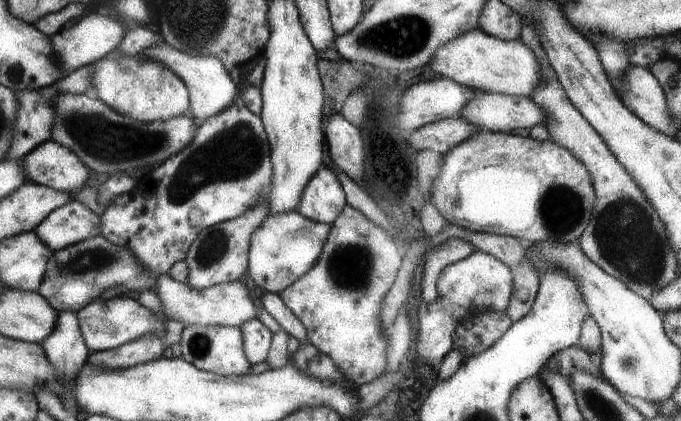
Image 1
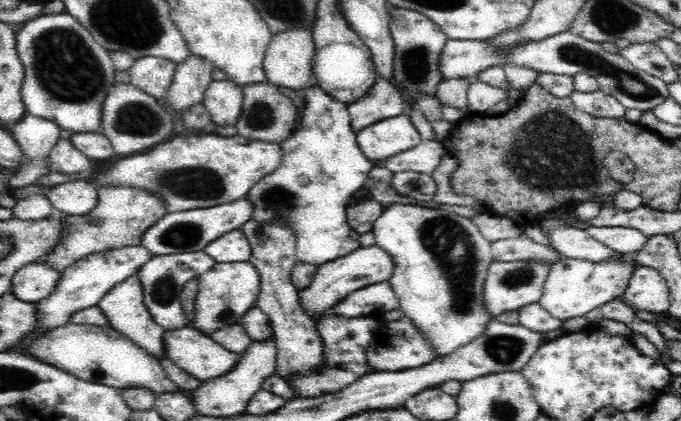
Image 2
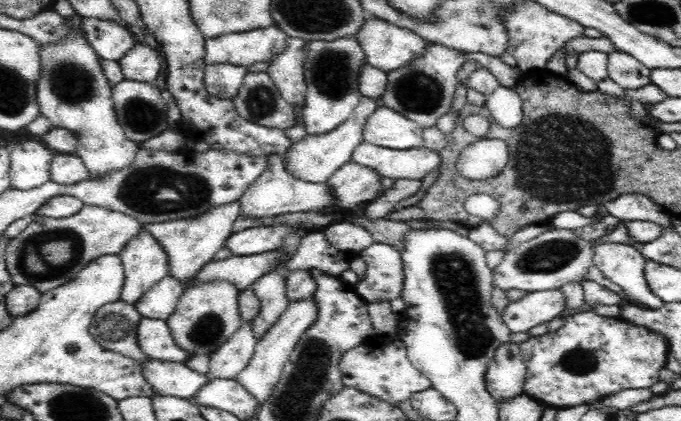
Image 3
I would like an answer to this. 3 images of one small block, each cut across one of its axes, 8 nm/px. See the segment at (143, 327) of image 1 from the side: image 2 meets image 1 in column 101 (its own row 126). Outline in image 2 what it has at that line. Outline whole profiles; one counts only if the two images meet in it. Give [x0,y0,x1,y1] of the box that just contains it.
[246,82,374,267]

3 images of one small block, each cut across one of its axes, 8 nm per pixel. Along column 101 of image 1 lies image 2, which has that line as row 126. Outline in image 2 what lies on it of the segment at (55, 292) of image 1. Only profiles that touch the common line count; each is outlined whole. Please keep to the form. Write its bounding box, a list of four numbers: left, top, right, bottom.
[237,82,299,144]

